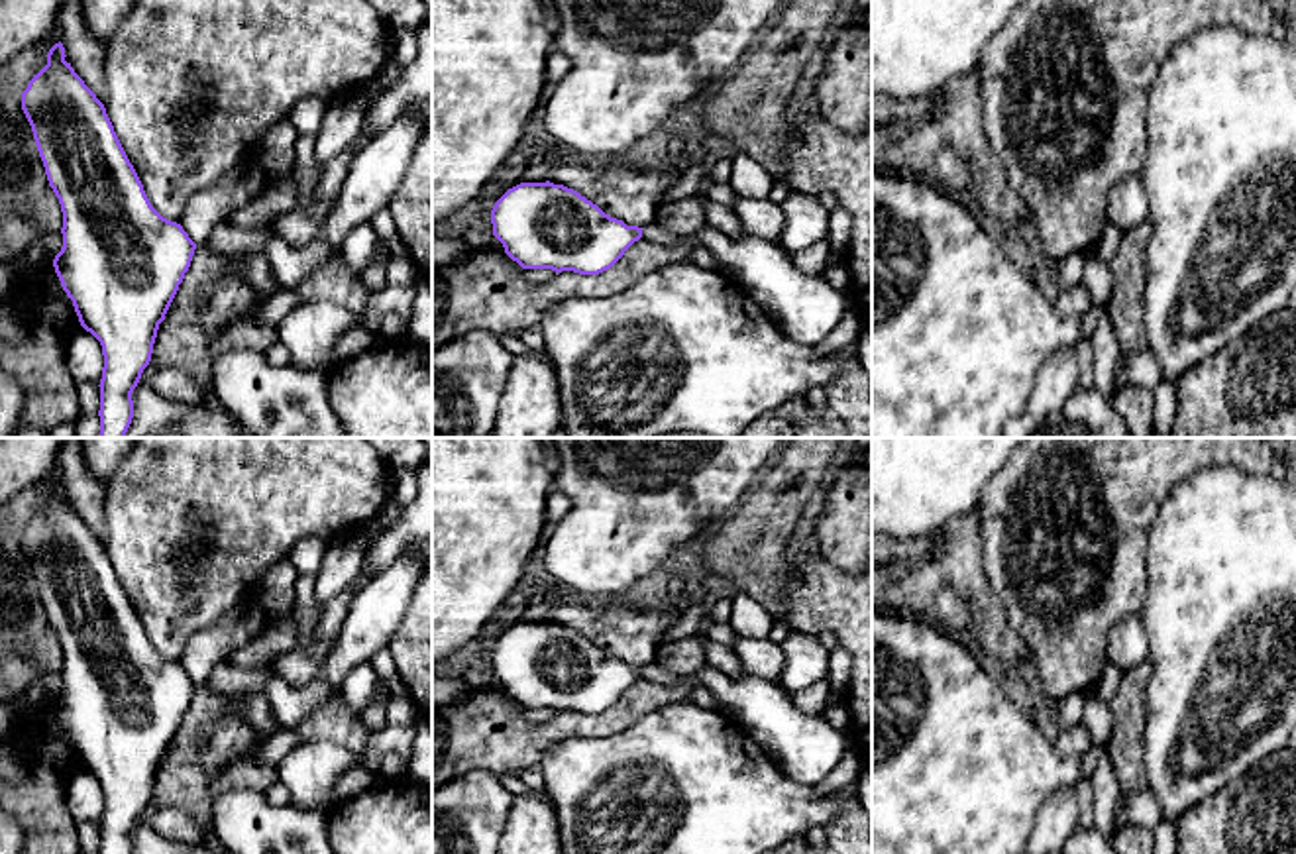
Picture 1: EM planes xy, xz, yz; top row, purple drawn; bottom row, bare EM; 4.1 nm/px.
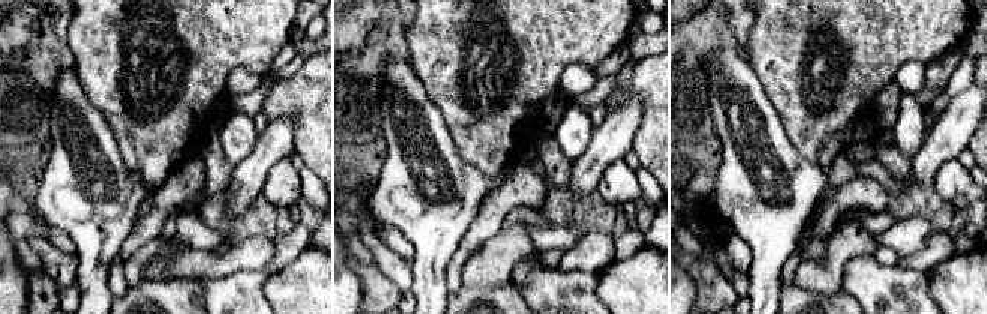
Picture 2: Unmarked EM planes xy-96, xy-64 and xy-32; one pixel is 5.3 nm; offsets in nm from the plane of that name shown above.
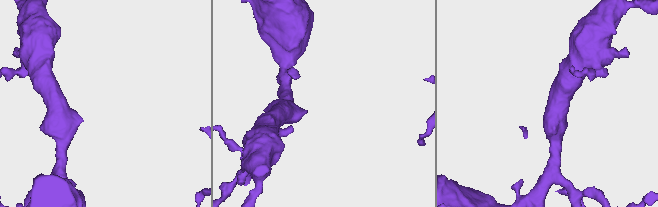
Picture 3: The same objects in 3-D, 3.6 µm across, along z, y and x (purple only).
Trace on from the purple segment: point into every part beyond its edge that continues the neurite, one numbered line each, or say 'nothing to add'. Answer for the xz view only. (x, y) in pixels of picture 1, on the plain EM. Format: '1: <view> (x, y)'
1: xz (806, 747)

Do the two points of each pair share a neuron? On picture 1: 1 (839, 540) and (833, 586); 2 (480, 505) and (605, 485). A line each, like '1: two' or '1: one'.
1: two
2: two

